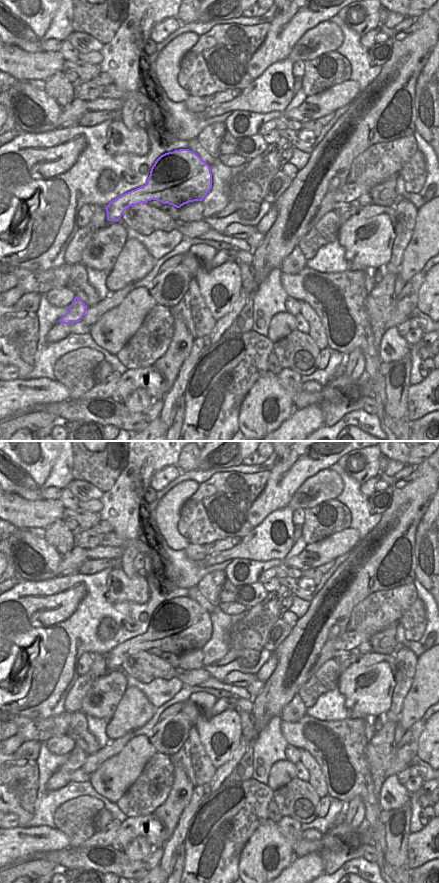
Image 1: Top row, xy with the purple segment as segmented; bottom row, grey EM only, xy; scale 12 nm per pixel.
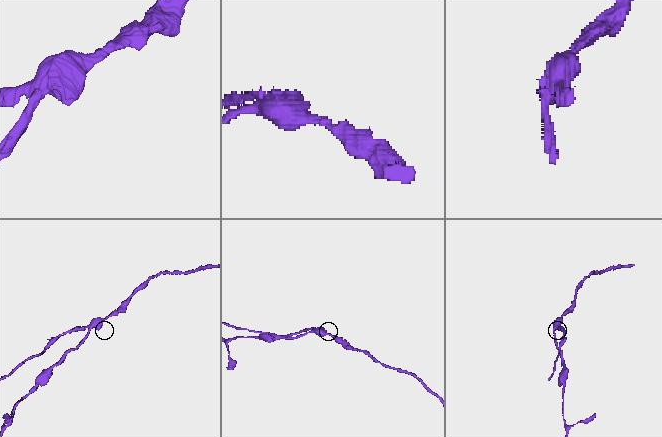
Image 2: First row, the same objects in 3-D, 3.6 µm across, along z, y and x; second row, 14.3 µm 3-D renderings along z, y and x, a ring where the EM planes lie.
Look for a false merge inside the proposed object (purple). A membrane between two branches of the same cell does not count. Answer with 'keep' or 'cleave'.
cleave

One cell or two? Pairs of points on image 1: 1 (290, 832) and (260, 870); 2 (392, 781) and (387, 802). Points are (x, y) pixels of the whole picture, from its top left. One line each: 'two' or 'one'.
1: two
2: one

